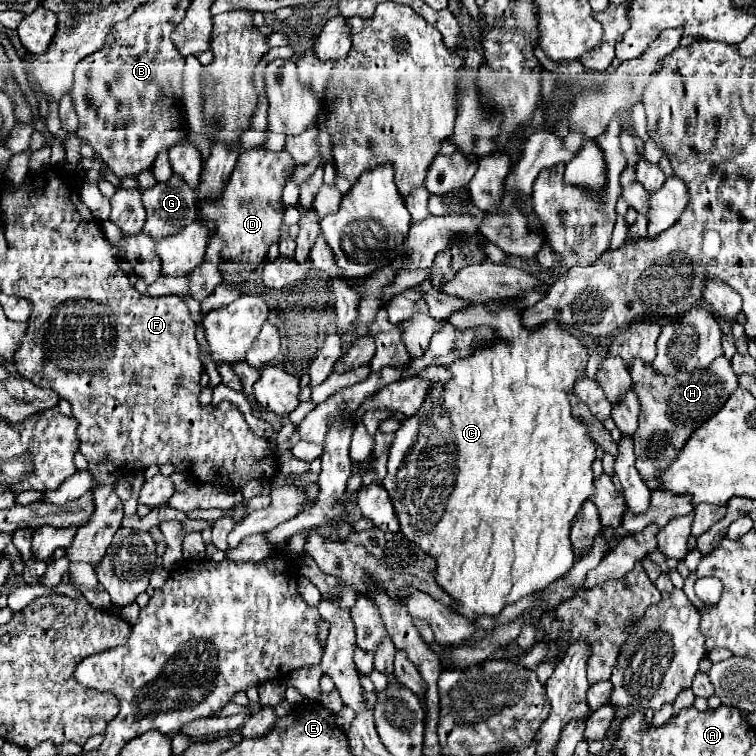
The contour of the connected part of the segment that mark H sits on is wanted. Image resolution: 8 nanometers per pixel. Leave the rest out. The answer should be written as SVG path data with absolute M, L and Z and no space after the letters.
M719 356L719 360L715 360L715 364L707 368L707 372L679 372L675 376L663 376L655 372L651 364L633 360L629 374L641 402L639 428L633 436L637 470L645 484L655 490L661 486L659 476L675 462L691 434L727 402L727 396L737 390L739 382L731 370L731 360L727 360L725 356Z

